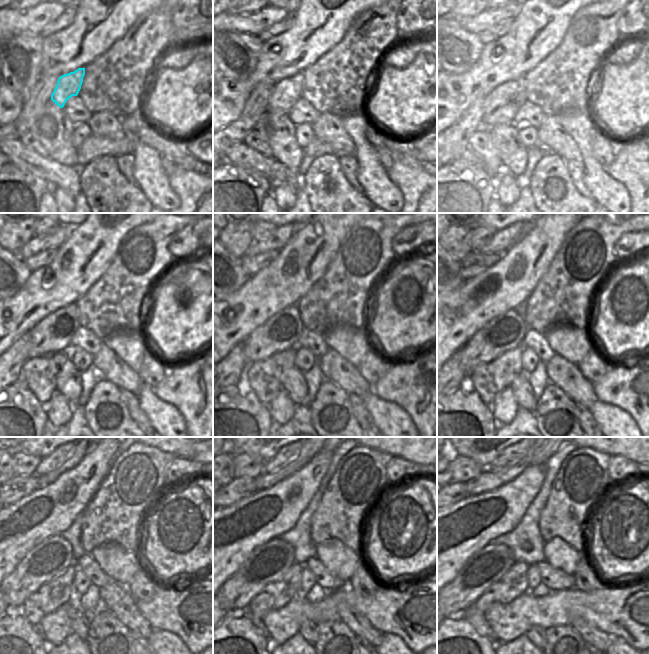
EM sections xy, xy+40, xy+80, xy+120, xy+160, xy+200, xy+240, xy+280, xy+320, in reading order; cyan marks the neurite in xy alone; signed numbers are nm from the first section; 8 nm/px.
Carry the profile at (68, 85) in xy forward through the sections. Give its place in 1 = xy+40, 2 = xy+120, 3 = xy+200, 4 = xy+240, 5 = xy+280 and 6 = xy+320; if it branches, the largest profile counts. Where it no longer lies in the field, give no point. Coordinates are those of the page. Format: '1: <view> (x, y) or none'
1: xy+40 (286, 92)
2: xy+120 (53, 334)
3: xy+200 (505, 332)
4: xy+240 (49, 559)
5: xy+280 (267, 564)
6: xy+320 (487, 566)

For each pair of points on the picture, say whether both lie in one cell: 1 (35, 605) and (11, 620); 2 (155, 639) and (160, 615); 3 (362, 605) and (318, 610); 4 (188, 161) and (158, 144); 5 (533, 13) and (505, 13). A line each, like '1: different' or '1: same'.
1: different
2: different
3: same
4: same
5: different

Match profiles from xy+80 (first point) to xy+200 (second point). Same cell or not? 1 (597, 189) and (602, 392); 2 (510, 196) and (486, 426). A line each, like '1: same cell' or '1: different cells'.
1: different cells
2: different cells

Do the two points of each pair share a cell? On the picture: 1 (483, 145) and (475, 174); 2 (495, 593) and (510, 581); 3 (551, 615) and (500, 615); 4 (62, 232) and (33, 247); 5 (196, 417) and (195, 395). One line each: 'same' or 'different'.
1: different
2: same
3: same
4: same
5: same

